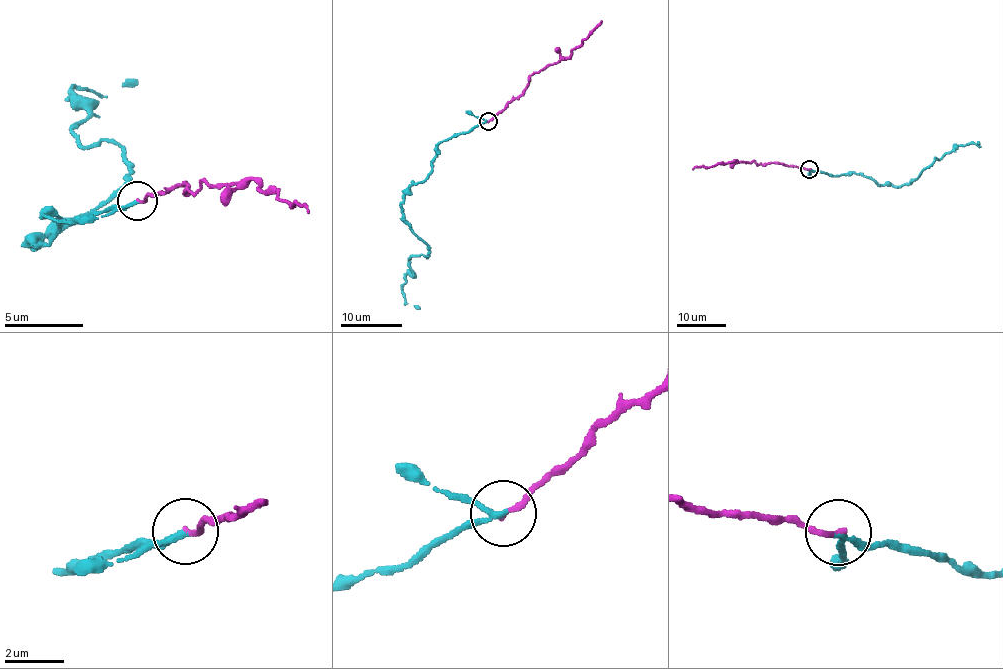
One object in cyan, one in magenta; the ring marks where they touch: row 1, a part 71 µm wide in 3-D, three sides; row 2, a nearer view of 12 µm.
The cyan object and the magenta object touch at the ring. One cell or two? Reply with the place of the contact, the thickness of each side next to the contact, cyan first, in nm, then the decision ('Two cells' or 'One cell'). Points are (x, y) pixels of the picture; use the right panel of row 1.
Place: (809, 169). Thickness 180 nm (cyan) against 180 nm. One cell

